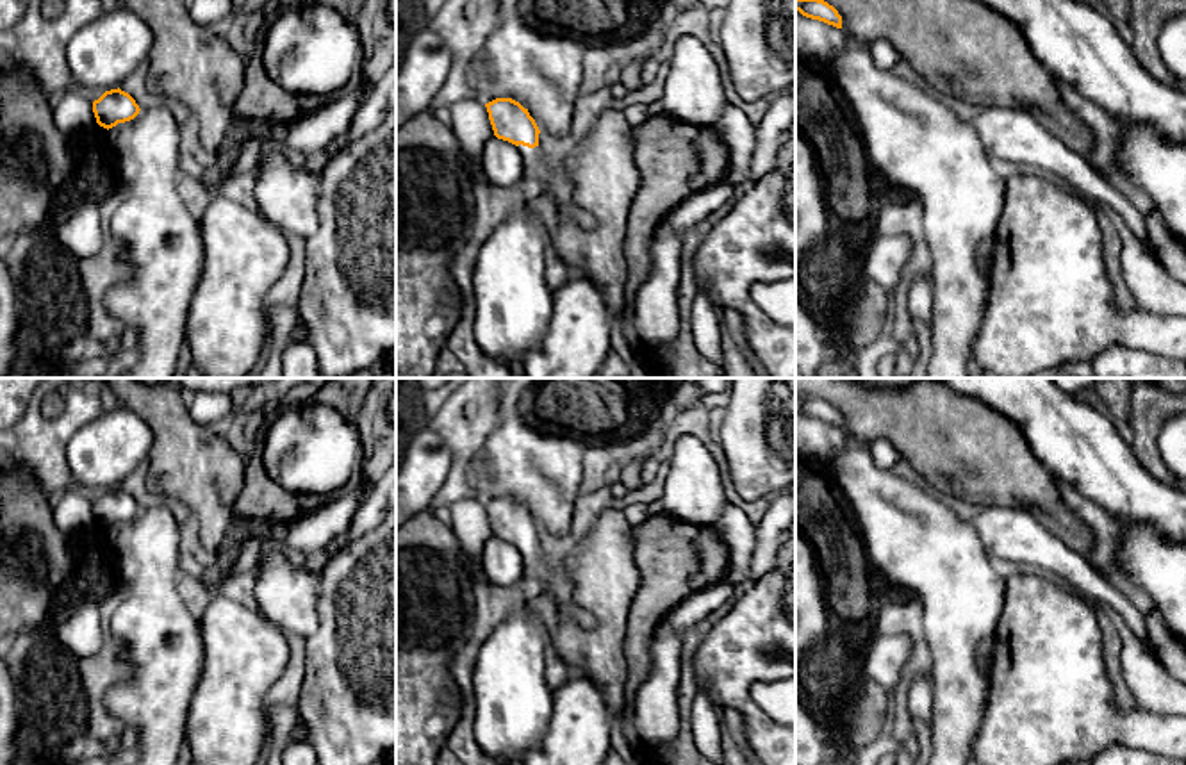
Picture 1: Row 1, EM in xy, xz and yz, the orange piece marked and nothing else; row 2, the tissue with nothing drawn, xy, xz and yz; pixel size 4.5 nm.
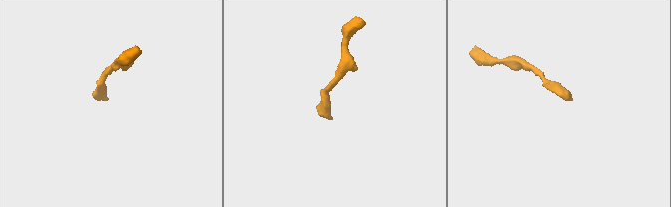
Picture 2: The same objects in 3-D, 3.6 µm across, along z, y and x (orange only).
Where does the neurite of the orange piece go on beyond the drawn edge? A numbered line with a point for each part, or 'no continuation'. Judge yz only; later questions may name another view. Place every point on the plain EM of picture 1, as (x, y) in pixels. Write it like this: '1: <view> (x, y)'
no continuation

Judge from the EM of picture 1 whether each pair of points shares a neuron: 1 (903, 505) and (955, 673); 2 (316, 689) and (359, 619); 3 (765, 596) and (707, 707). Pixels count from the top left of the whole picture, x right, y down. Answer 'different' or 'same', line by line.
1: same
2: same
3: different

